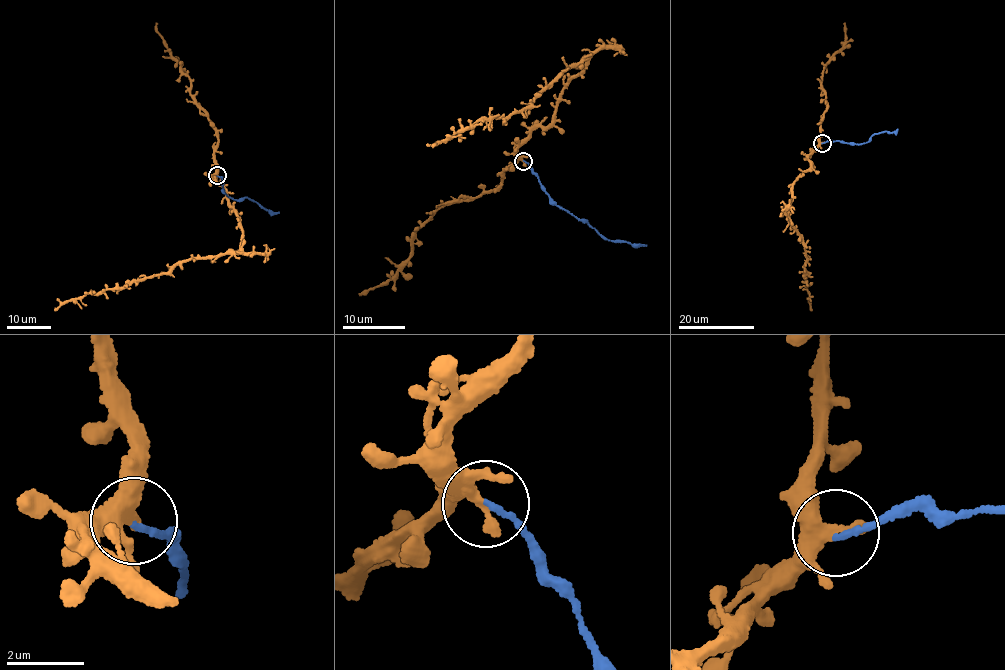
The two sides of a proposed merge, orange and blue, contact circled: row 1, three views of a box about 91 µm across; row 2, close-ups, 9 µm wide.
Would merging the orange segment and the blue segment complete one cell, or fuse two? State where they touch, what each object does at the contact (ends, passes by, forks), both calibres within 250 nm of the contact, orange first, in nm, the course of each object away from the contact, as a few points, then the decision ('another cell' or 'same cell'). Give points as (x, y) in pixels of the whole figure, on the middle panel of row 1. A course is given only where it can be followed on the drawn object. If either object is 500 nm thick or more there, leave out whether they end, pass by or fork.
(523, 161) | orange passes by | blue ends | 360/140 nm | orange via (524, 161), (521, 141), (550, 123), (585, 60), (528, 107), (477, 119), (433, 146) | blue via (524, 161), (537, 177), (541, 189), (563, 209), (586, 220), (590, 227), (610, 241), (646, 245) | another cell

